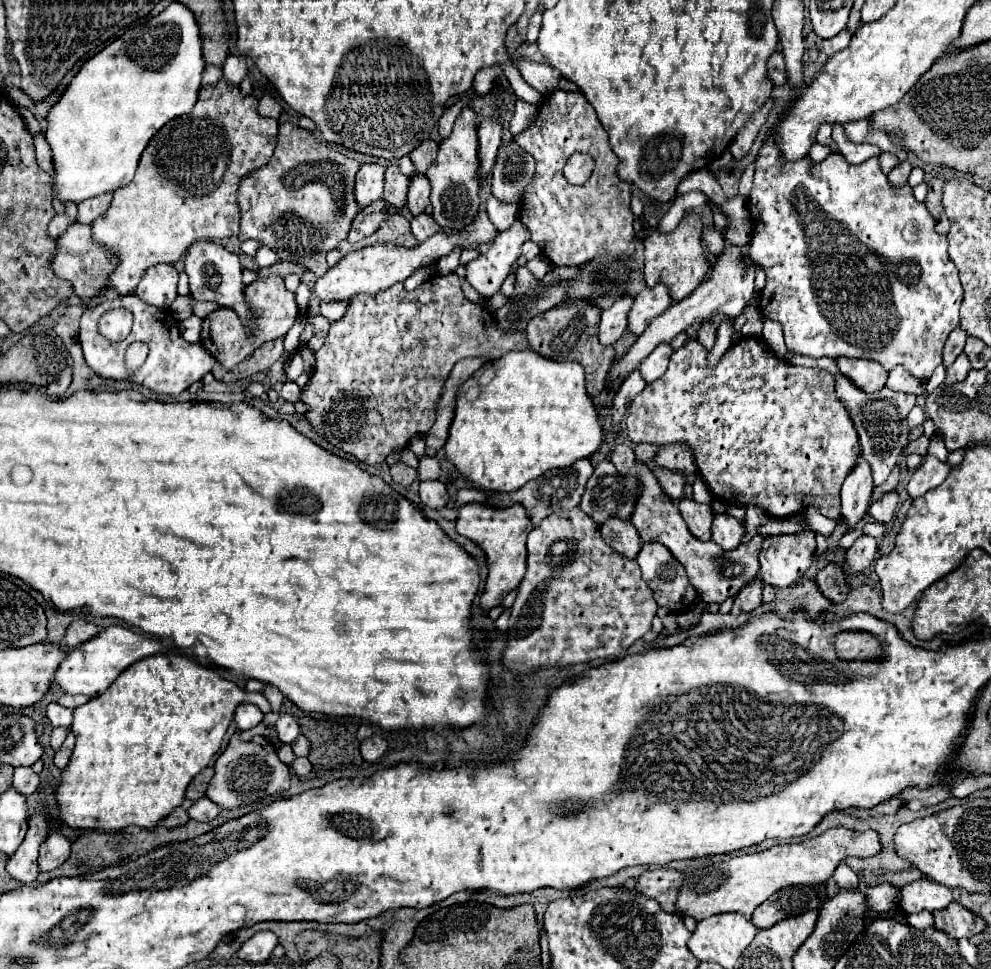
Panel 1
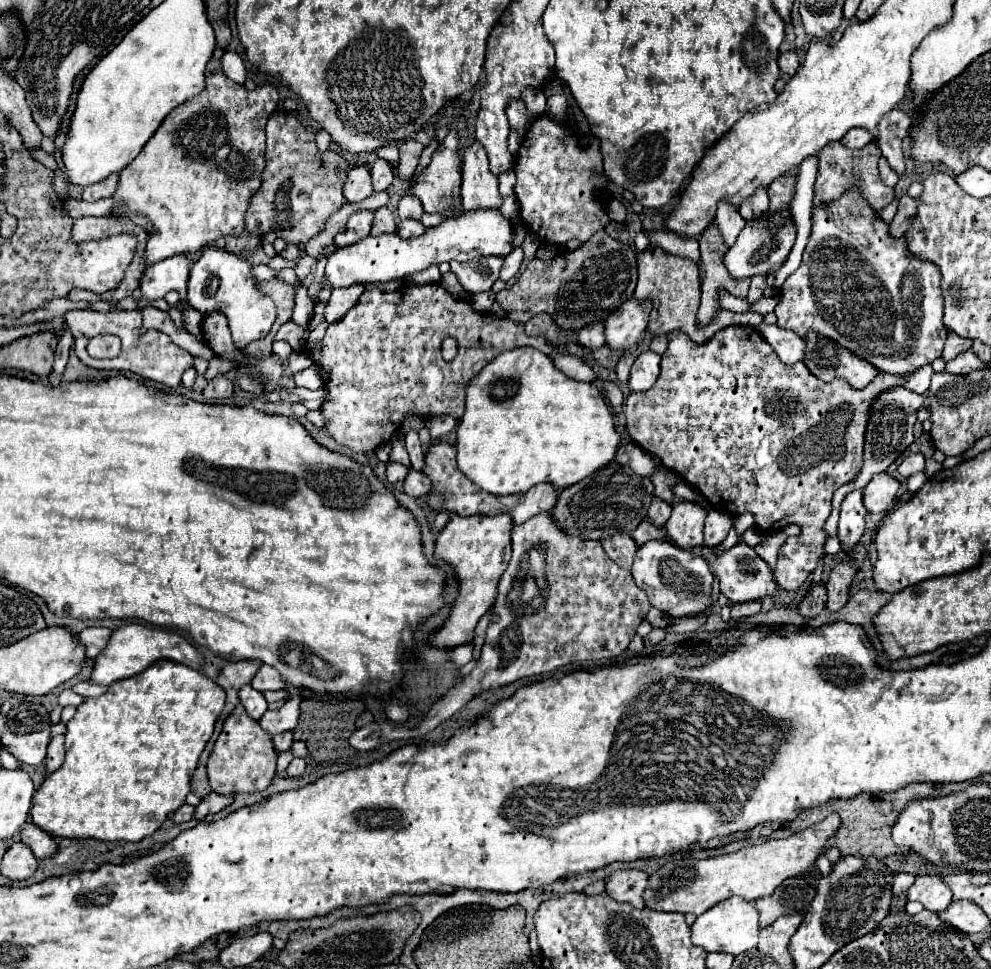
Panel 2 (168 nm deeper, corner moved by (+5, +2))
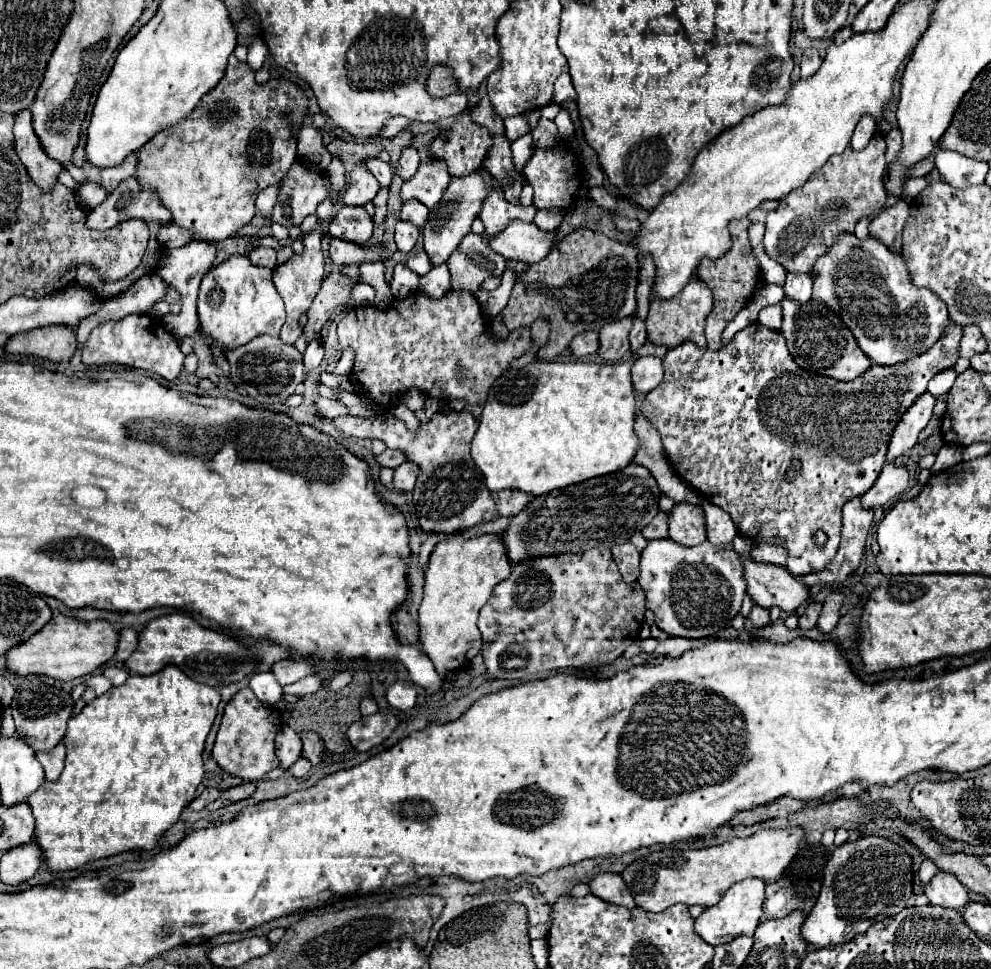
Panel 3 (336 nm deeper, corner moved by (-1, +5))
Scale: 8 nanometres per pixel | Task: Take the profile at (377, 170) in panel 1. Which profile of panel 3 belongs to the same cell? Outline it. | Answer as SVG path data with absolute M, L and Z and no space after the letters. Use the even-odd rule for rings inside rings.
M356 165L350 171L350 183L342 195L344 205L366 205L368 201L372 201L376 197L380 189L380 183L376 181L376 177L364 167L364 165Z

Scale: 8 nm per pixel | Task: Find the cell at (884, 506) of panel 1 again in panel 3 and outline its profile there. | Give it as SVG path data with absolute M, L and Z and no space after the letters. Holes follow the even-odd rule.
M886 463L876 483L860 499L864 509L876 509L892 501L896 495L904 493L906 487L908 487L908 471L904 467L896 467L894 463Z

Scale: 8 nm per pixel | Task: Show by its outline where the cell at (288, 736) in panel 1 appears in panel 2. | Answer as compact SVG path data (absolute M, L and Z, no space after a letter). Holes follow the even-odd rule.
M282 732L282 734L276 734L274 738L272 738L272 744L274 744L274 748L276 748L276 752L286 752L286 750L290 750L290 746L292 746L292 732Z

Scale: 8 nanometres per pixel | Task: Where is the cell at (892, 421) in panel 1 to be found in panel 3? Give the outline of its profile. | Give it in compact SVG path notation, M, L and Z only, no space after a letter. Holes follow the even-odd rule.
M926 391L920 395L920 399L916 399L906 409L906 413L900 417L900 421L896 423L896 427L892 431L888 453L886 453L888 463L894 461L896 457L904 455L906 451L910 451L918 443L918 433L928 425L934 403L936 403L936 397Z

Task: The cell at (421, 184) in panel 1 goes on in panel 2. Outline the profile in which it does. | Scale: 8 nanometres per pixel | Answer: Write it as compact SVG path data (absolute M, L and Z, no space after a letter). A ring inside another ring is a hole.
M404 196L398 204L398 216L404 220L404 218L412 218L412 220L420 220L424 214L422 210L422 204L418 202L416 196Z

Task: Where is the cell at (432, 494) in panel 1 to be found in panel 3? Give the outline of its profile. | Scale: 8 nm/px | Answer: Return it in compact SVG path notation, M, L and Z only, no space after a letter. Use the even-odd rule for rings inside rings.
M406 461L402 463L400 467L394 469L394 487L400 489L400 491L412 491L416 487L416 479L418 479L418 473L420 473L420 467L416 467L416 463L412 461Z

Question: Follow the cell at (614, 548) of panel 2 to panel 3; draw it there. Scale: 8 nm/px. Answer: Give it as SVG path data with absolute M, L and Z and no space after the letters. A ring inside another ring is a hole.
M622 543L622 545L612 547L612 555L614 555L614 561L618 563L618 569L624 581L634 583L640 571L640 551L632 547L632 543Z

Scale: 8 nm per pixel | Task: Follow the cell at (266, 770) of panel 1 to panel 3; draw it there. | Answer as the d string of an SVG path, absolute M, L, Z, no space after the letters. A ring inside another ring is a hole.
M242 689L238 691L224 709L222 723L216 735L216 743L212 749L214 761L220 765L222 771L230 773L232 777L240 777L242 781L260 781L264 775L280 765L274 753L274 737L280 729L280 711L262 707L262 703L252 695L252 691Z

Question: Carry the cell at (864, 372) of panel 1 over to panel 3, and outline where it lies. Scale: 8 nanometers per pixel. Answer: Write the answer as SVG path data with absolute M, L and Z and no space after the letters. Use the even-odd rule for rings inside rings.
M786 297L780 301L780 307L784 309L784 321L780 331L788 341L792 357L806 371L826 375L836 381L854 381L864 371L868 371L868 367L872 367L872 361L860 351L854 335L848 331L848 327L842 323L838 315L828 311L828 307L812 301L796 303Z

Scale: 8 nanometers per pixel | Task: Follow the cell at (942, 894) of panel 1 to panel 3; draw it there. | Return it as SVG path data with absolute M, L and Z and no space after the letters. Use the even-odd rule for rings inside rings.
M936 873L930 883L924 885L924 895L930 899L932 905L962 909L968 903L968 889L950 873Z

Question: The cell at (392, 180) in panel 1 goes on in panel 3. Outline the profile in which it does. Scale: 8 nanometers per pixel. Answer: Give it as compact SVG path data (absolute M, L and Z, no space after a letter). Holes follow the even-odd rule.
M370 157L366 161L366 167L372 171L372 175L378 179L378 183L382 187L388 187L390 181L392 181L392 169L390 169L390 163L384 163L380 157Z

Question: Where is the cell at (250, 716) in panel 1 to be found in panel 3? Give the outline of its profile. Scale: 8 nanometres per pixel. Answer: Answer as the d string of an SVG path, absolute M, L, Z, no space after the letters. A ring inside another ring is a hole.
M254 673L250 677L250 689L264 707L276 707L282 697L282 687L276 683L272 673Z

